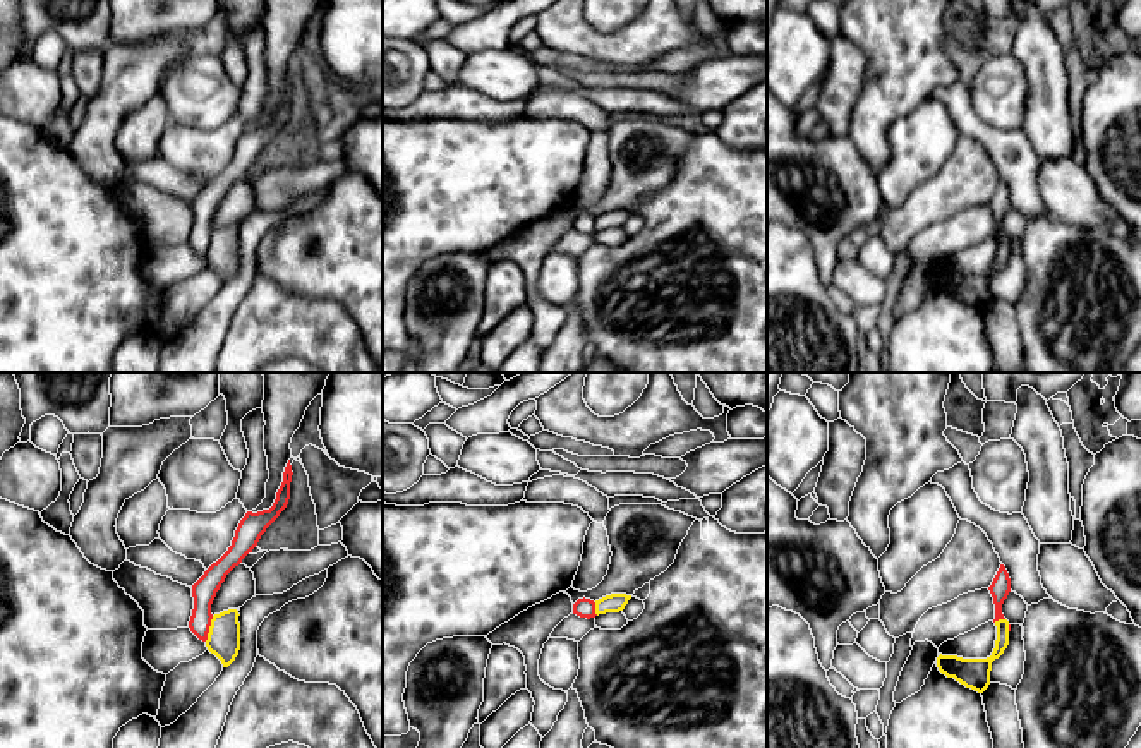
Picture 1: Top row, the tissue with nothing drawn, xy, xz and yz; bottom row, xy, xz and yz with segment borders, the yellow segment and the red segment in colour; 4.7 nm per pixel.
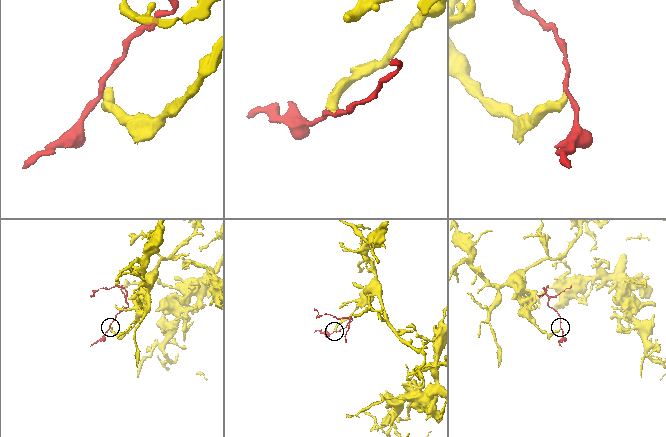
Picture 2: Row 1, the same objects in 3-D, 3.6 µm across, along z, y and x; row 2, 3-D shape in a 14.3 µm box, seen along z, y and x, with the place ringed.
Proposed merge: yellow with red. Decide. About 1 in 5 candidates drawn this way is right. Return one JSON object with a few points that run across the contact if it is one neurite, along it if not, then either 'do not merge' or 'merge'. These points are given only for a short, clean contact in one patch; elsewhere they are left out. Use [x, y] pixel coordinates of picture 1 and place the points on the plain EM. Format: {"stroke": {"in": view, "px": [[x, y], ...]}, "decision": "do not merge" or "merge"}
{"stroke": {"in": "xy", "px": [[213, 232], [205, 256]]}, "decision": "do not merge"}

